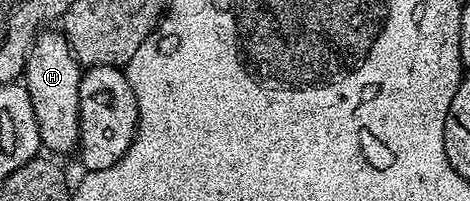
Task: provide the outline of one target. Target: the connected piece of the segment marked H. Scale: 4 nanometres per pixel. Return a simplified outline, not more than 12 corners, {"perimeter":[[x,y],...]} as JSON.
{"perimeter":[[41,32],[24,64],[41,146],[80,139],[82,66],[63,32]]}

